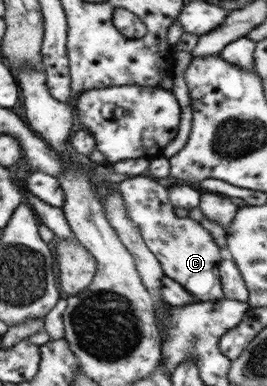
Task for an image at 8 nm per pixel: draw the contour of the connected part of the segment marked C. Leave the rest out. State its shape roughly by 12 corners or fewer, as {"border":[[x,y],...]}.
{"border":[[123,180],[129,219],[164,276],[197,303],[225,300],[227,254],[175,215],[161,181]]}

